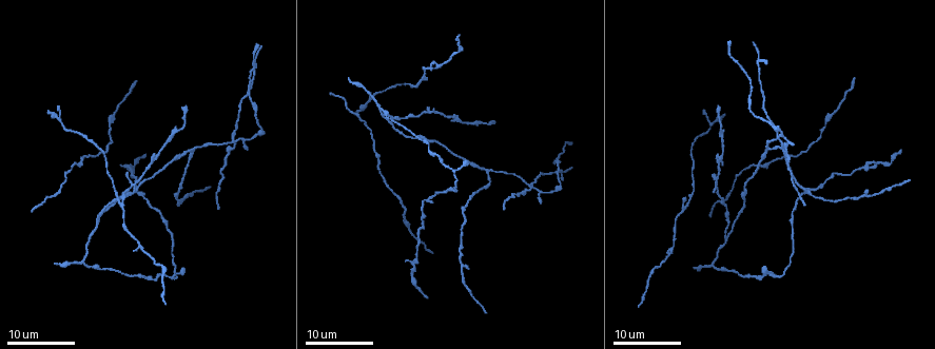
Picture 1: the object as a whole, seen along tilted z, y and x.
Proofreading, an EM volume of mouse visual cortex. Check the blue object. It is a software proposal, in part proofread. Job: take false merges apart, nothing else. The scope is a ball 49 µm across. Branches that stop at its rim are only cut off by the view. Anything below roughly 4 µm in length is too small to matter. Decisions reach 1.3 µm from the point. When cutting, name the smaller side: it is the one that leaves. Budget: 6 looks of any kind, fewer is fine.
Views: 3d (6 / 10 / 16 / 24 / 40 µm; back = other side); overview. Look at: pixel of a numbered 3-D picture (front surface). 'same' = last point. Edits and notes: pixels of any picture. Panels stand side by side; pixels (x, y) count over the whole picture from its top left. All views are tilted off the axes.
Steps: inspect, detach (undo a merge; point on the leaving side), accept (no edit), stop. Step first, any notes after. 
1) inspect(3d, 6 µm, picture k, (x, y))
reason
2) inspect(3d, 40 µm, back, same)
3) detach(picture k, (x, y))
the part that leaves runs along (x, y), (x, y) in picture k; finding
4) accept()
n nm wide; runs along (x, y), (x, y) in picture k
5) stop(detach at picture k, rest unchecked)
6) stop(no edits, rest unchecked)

inspect(3d, 16 µm, picture 1, (730, 232))
a fork

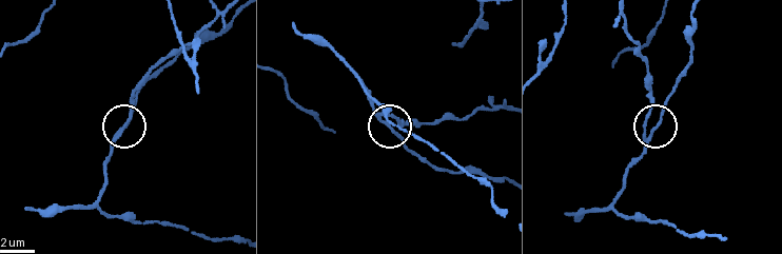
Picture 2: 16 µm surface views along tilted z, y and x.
inspect(3d, 6 µm, picture 2, (651, 130))
closer look

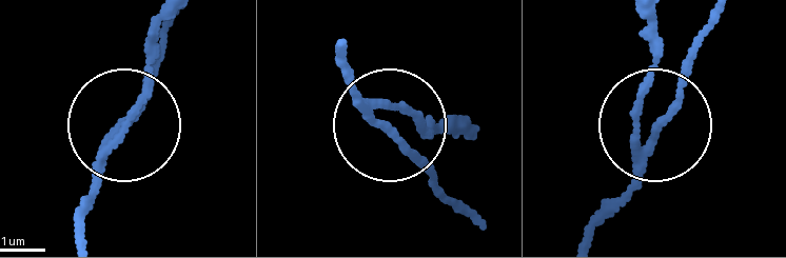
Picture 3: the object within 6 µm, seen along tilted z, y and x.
detach(picture 3, (139, 107))
side arm 41 µm; the part that leaves runs along (101, 162), (145, 87), (160, 20) in picture 3; two neurons meet here

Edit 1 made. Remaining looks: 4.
inspect(overview)

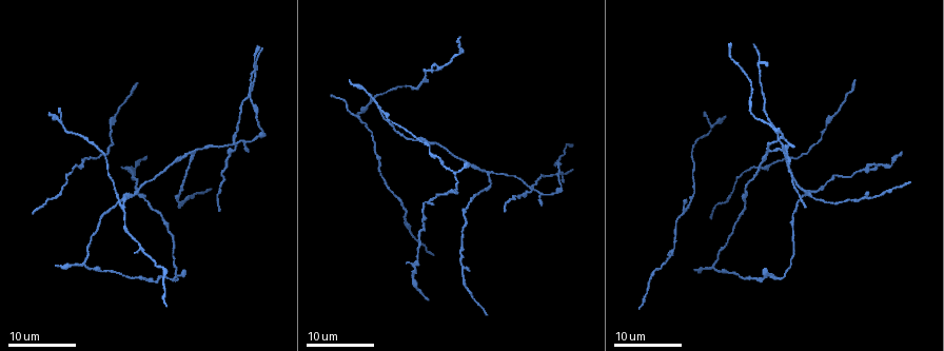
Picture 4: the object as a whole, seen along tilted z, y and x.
inspect(3d, 24 µm, picture 4, (193, 152))
a fork

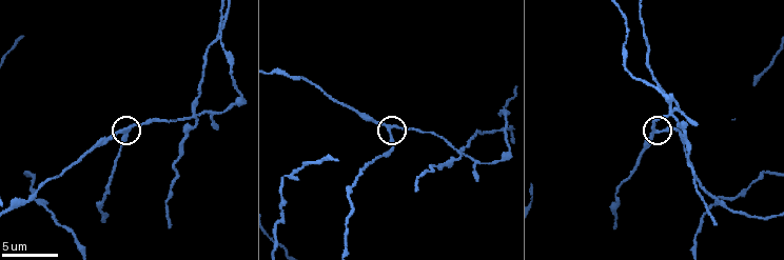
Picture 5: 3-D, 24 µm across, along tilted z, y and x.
inspect(3d, 6 µm, picture 5, (656, 131))

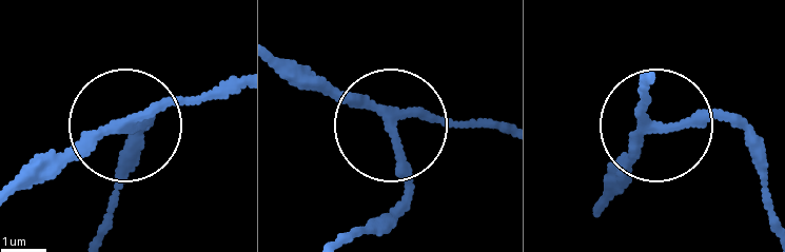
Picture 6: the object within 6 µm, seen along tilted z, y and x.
accept()
side arm 30 µm; 3 arms; continuous, no second neuron

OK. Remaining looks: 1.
stop(detach at picture 3, rest unchecked)

